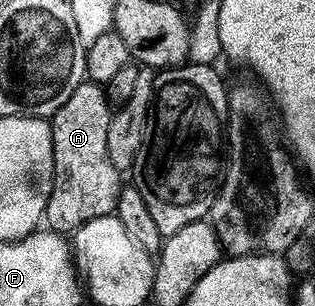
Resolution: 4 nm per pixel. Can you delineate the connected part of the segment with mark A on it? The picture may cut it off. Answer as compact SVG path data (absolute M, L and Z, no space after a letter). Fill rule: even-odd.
M84 81L81 85L77 85L77 89L73 89L73 93L69 93L69 101L65 101L65 105L61 105L61 109L57 109L57 113L50 116L53 177L45 212L45 223L50 230L73 233L81 225L114 212L121 186L121 180L119 180L121 173L113 165L113 161L109 161L109 148L105 145L112 114L113 108L107 102L106 90L98 83Z

